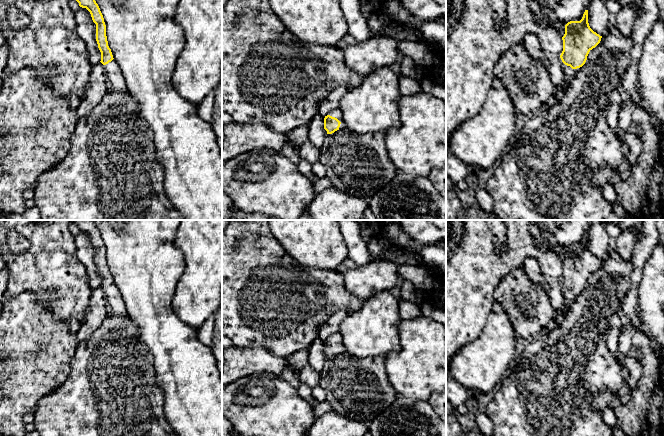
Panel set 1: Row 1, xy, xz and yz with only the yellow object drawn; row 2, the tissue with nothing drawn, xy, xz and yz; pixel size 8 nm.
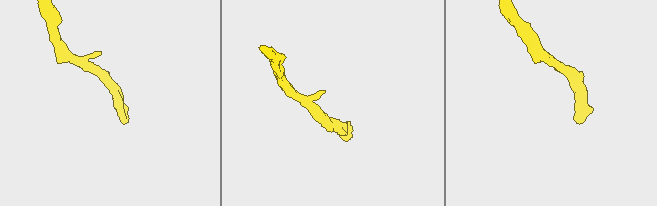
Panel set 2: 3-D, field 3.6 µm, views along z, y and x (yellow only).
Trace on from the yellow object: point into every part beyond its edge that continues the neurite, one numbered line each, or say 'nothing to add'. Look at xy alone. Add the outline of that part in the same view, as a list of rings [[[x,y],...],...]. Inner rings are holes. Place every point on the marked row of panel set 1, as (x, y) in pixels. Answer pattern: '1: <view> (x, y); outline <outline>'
1: xy (115, 81); outline [[[114,59],[108,64],[103,65],[103,68],[106,76],[107,90],[122,93],[128,92],[123,73]]]

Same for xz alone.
1: xz (336, 113); outline [[[339,108],[332,110],[328,115],[337,118],[341,122],[339,129],[346,127],[342,119],[342,112],[339,110]]]

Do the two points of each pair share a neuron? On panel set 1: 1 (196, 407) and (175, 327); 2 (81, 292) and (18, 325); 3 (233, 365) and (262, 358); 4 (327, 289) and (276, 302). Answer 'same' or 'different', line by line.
1: same
2: different
3: same
4: same

